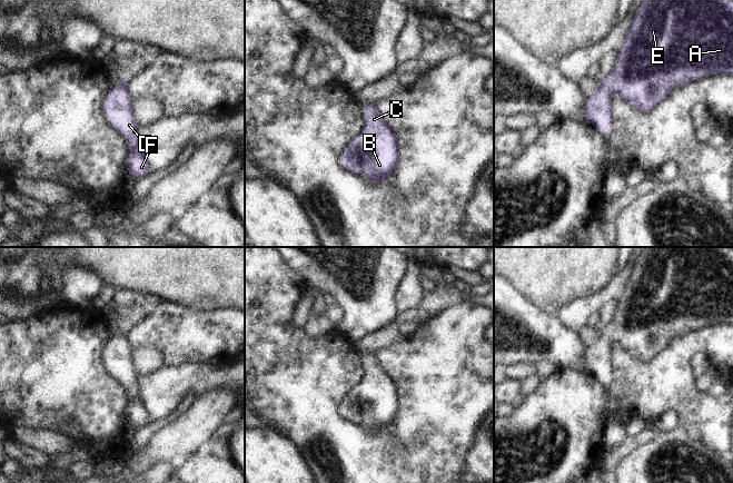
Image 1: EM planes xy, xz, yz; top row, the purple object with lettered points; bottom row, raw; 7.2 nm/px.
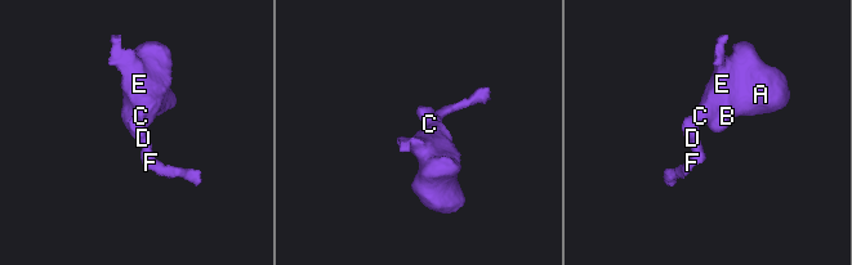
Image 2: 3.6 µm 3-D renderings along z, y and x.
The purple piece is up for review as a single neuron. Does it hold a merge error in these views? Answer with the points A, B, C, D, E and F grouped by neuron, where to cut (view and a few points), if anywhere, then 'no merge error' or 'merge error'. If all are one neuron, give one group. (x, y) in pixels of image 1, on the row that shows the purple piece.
A B C D E F; no cut; no merge error

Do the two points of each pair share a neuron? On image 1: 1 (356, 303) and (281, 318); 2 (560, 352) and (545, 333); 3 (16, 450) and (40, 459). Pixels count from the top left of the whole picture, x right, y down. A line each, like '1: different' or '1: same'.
1: different
2: same
3: same

